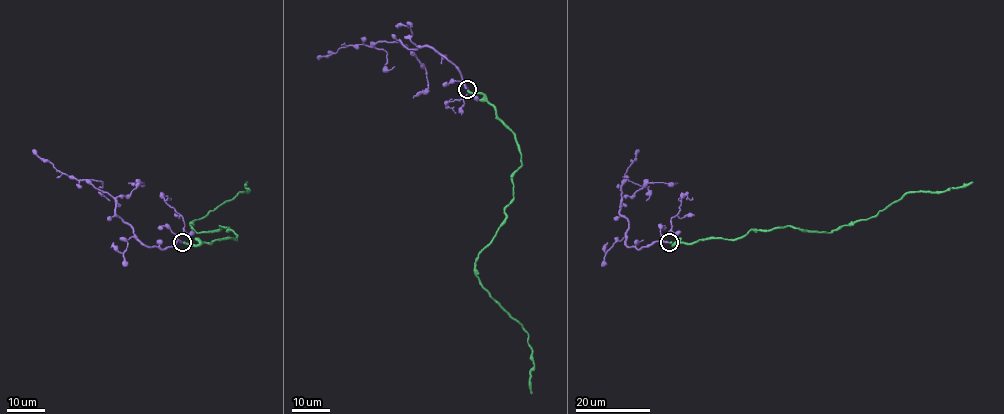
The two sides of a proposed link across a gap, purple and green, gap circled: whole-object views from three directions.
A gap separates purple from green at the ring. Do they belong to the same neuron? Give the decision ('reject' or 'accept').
accept

